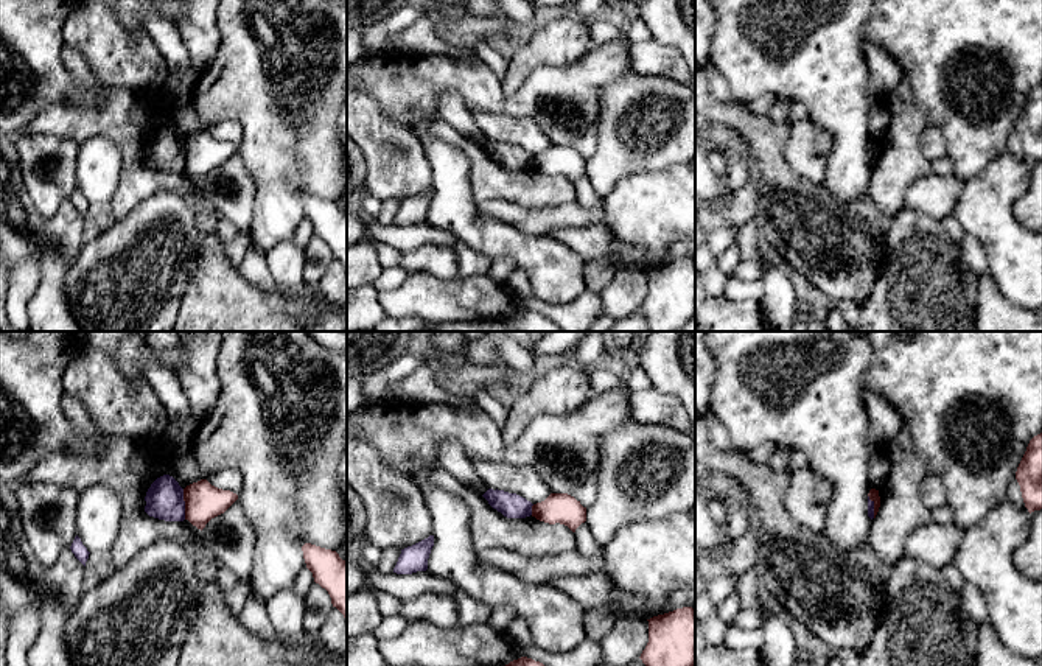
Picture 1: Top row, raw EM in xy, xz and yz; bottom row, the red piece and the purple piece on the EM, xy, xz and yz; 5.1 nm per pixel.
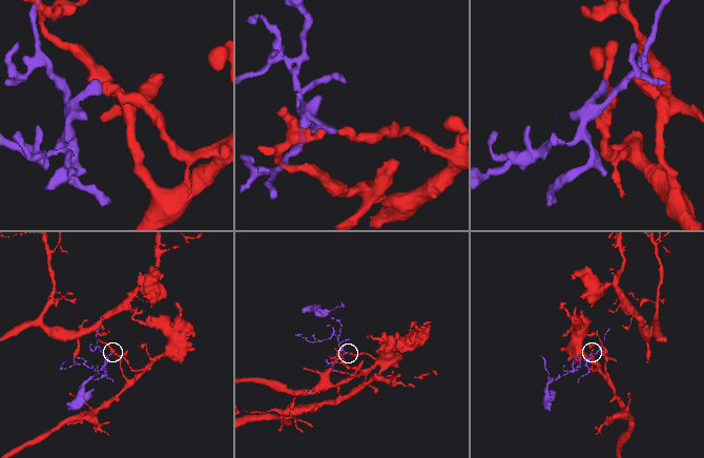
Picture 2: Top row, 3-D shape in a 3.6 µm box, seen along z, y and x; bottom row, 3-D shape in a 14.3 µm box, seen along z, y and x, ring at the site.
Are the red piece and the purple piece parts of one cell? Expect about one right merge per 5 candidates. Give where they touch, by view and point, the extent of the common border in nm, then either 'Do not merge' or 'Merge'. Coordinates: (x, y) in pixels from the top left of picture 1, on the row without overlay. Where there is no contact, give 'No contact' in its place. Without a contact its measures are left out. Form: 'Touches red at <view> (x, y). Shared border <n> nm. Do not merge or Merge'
Touches red at xy (185, 156). Shared border 160 nm. Do not merge

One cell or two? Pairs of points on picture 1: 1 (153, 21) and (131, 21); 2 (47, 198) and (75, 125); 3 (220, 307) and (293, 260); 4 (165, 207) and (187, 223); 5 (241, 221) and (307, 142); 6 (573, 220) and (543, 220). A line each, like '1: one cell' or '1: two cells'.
1: two cells
2: two cells
3: two cells
4: one cell
5: two cells
6: one cell

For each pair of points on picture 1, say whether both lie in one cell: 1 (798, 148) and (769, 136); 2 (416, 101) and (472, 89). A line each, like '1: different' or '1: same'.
1: different
2: same

